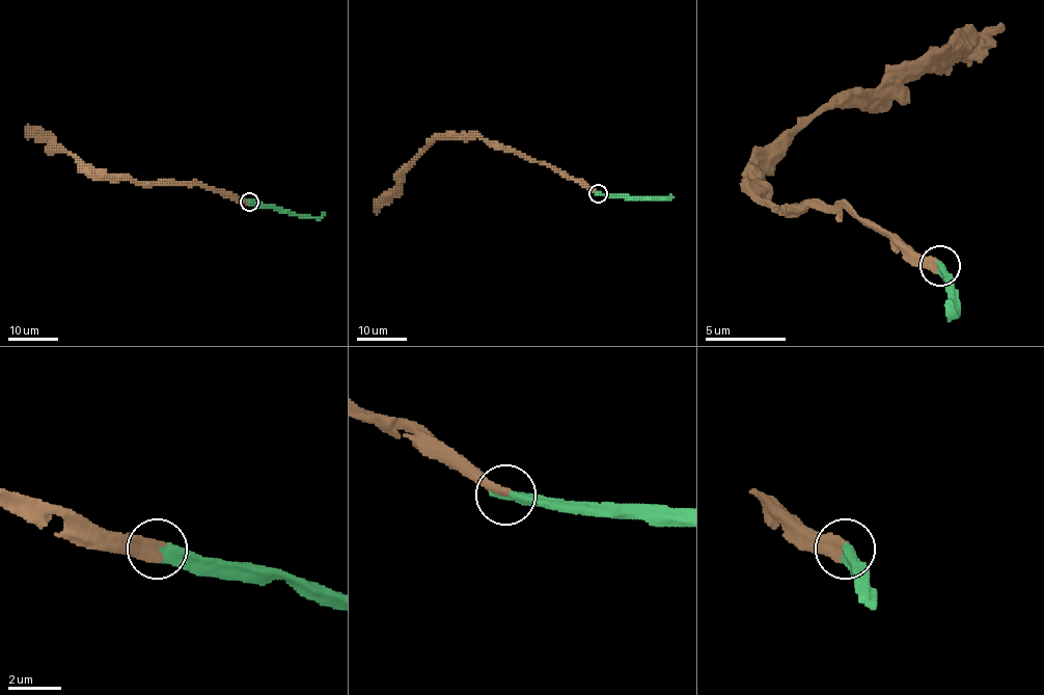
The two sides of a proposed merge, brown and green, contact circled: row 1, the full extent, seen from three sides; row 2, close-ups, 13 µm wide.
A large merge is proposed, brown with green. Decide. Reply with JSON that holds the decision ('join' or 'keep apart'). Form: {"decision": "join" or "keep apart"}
{"decision": "join"}

